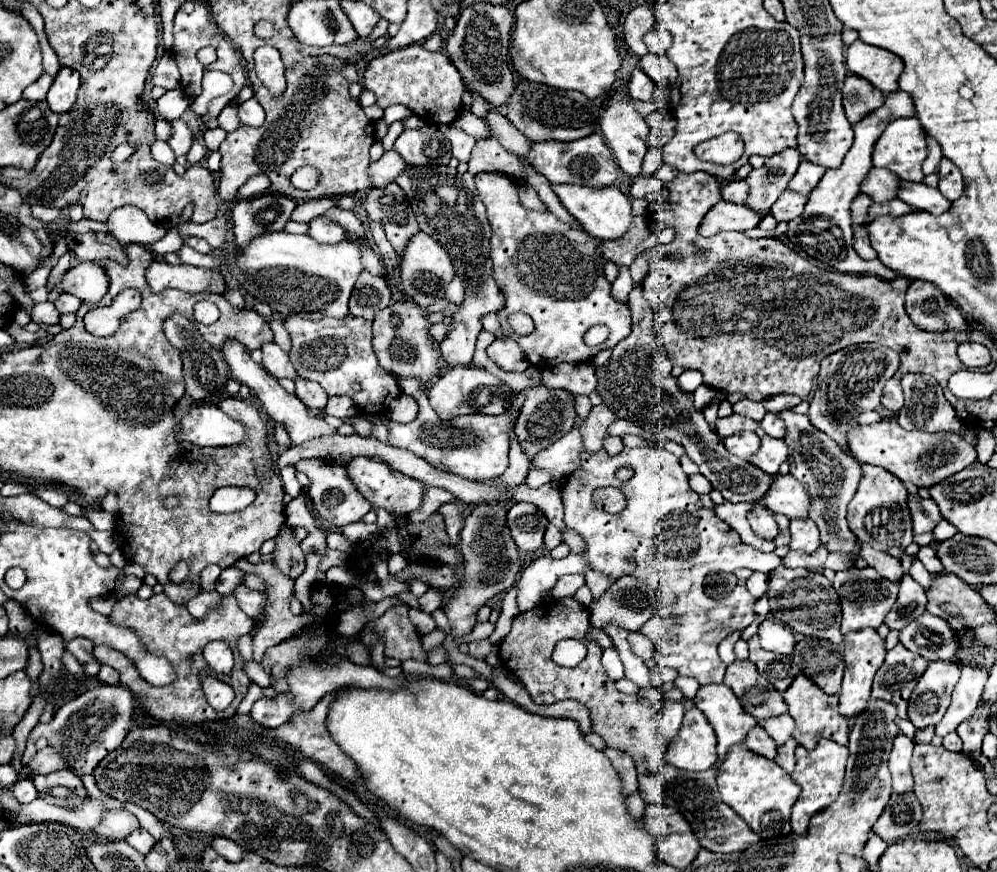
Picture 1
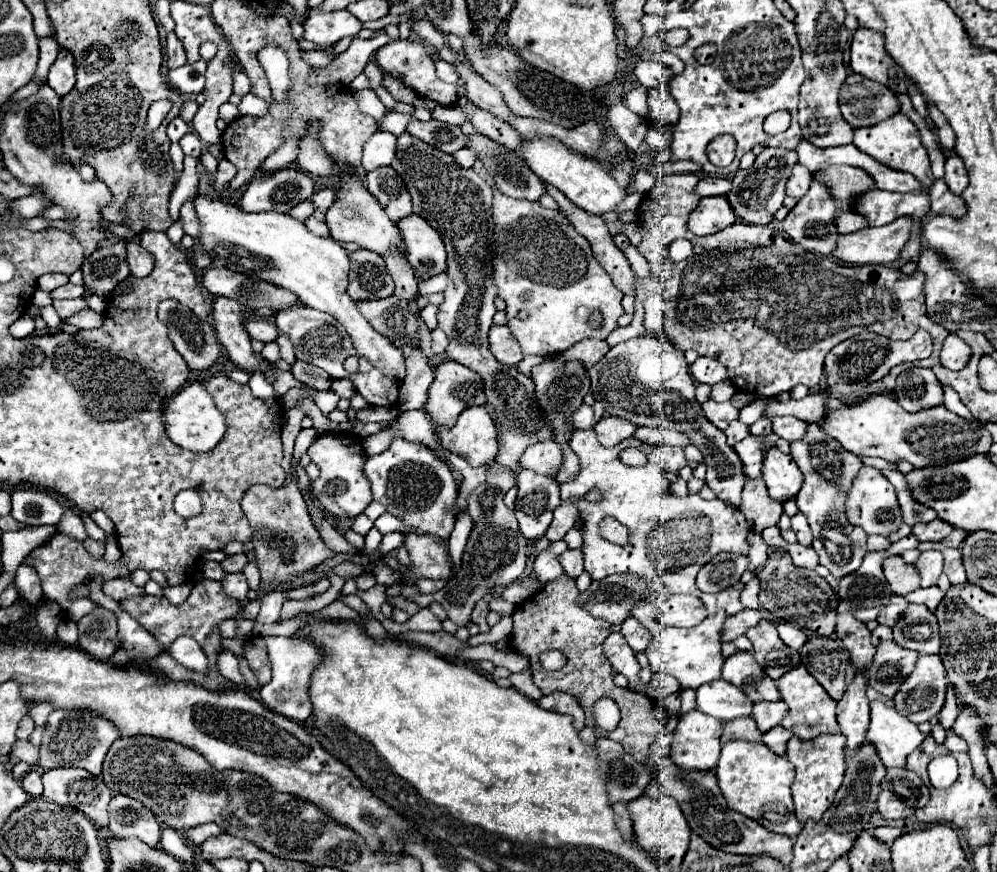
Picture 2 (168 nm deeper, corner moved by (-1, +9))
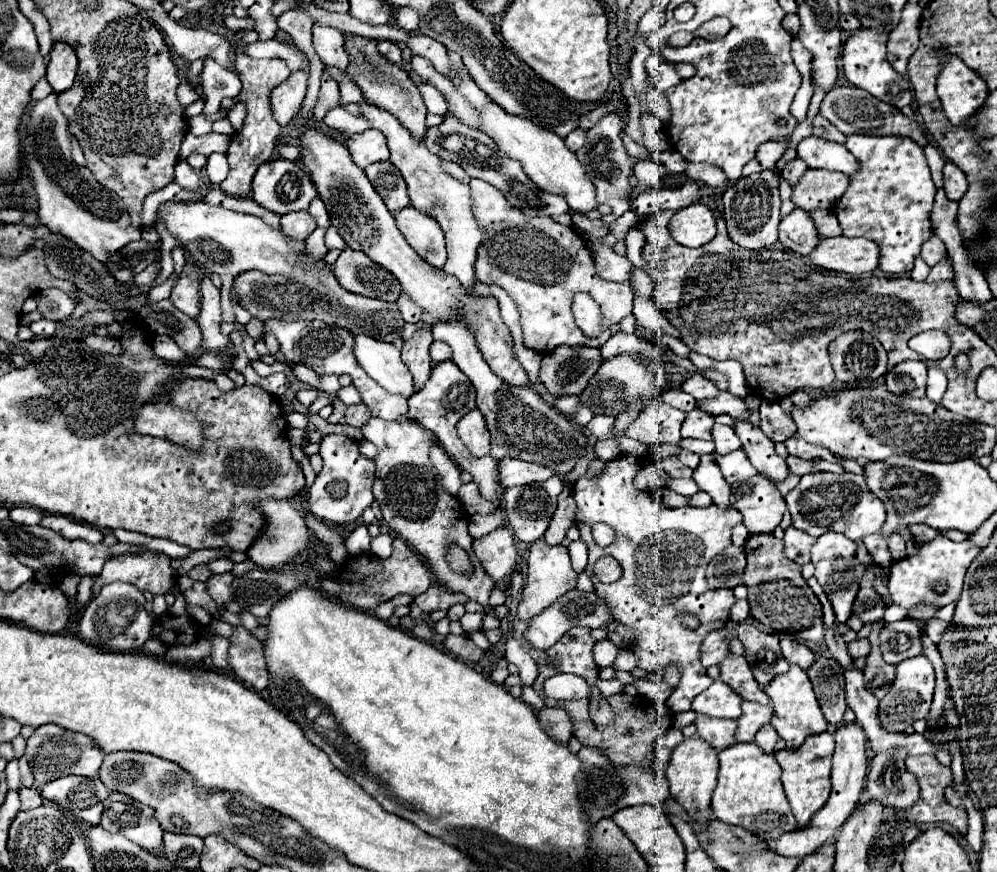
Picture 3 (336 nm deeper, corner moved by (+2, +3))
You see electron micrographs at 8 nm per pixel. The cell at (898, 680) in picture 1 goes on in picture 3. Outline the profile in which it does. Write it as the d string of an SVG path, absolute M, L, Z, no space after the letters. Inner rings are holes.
M880 621L874 622L871 634L869 634L869 642L871 642L871 652L867 656L867 664L863 668L865 672L865 684L867 690L875 696L875 698L883 698L895 678L895 666L885 664L885 660L881 658L881 649L879 644L879 633L882 629Z

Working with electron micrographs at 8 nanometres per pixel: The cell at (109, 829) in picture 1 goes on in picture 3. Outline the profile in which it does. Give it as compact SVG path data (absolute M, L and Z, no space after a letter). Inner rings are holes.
M63 776L43 784L41 794L45 800L59 804L63 810L81 812L87 824L99 824L99 816L103 812L101 802L107 798L109 790L99 778Z

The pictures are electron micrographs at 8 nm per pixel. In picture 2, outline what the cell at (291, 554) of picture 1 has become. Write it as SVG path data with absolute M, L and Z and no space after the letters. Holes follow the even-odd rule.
M294 480L276 490L270 486L264 486L264 484L252 486L242 498L242 510L248 516L250 526L254 530L254 538L252 538L254 546L256 546L254 554L256 554L260 576L262 576L258 598L248 602L242 610L242 618L254 620L260 612L260 600L264 594L274 590L282 582L286 582L286 578L294 578L298 574L312 570L320 562L332 558L334 552L326 548L318 530L314 528L314 524L308 516L304 498Z

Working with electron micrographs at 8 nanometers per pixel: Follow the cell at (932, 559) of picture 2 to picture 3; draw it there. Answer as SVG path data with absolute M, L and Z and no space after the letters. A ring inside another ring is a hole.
M941 532L931 540L919 546L919 550L911 556L905 556L903 560L897 560L891 564L889 570L889 592L895 604L903 606L905 610L925 604L925 606L935 606L935 608L943 608L951 602L957 602L963 590L963 576L969 568L969 564L979 556L981 546L971 544L971 542L953 542L947 536L943 536ZM935 580L947 580L949 590L947 594L933 594L931 592L931 584Z

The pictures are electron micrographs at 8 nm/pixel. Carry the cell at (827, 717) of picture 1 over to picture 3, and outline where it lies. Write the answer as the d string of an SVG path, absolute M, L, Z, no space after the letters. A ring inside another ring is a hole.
M791 666L787 672L779 674L771 684L763 686L763 690L771 698L771 704L775 710L775 718L771 718L771 726L787 742L789 748L799 748L807 736L829 730L829 724L823 718L823 712L817 704L811 682L809 682L805 670L801 670L799 666Z

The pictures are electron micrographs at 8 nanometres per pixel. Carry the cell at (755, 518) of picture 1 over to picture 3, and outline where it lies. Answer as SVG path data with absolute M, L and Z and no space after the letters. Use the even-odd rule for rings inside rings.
M767 476L731 484L731 506L743 514L749 532L773 532L787 510L783 494Z

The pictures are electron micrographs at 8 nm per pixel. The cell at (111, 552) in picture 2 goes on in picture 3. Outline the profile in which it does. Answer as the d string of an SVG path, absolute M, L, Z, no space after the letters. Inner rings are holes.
M113 582L101 588L99 596L89 602L85 608L81 620L79 620L79 632L81 638L101 650L113 650L113 652L135 652L141 650L141 646L151 638L151 624L153 618L145 610L145 596L139 592L133 584L125 582Z

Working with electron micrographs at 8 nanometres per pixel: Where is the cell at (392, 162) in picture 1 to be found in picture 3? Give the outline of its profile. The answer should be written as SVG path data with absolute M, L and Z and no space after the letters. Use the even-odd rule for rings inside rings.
M365 130L361 134L353 134L345 144L353 156L353 162L361 168L367 168L373 162L389 160L389 148L385 144L385 136L379 130Z

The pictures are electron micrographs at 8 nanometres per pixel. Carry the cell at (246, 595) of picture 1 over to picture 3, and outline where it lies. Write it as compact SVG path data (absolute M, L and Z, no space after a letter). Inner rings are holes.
M227 572L227 574L213 574L211 580L207 580L207 592L209 596L221 606L225 602L231 600L231 582L233 582L233 574Z

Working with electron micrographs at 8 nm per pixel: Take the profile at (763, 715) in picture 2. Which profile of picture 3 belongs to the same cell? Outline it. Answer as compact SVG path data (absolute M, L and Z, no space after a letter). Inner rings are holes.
M743 702L741 708L743 708L743 714L737 720L735 740L737 742L753 742L757 730L771 720L773 708L763 706L763 704L755 704L755 702Z

